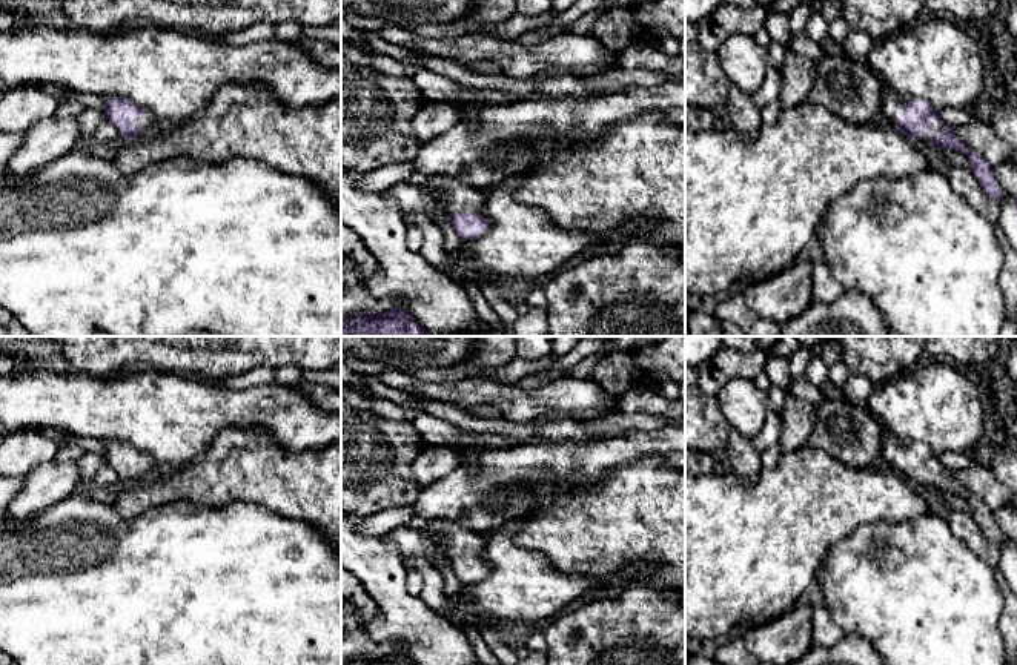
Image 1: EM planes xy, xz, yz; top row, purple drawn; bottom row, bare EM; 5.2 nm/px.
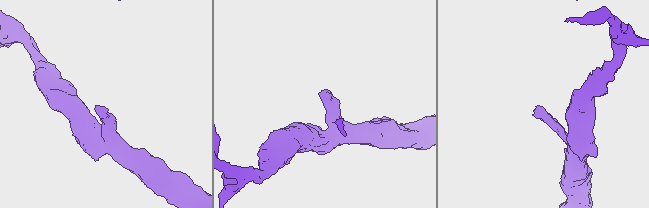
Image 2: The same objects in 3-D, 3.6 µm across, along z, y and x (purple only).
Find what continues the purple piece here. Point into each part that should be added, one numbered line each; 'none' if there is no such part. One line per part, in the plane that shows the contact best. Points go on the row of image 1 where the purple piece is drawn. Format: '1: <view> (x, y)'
1: yz (937, 126)

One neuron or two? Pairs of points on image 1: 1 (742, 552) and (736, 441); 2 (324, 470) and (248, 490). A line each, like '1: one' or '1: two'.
1: two
2: one

